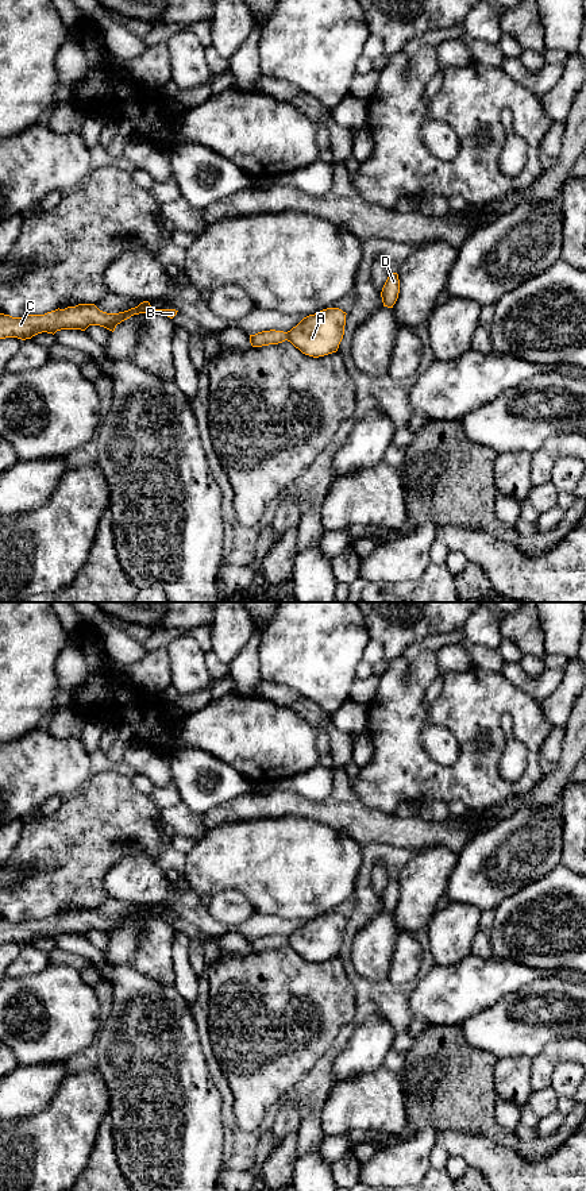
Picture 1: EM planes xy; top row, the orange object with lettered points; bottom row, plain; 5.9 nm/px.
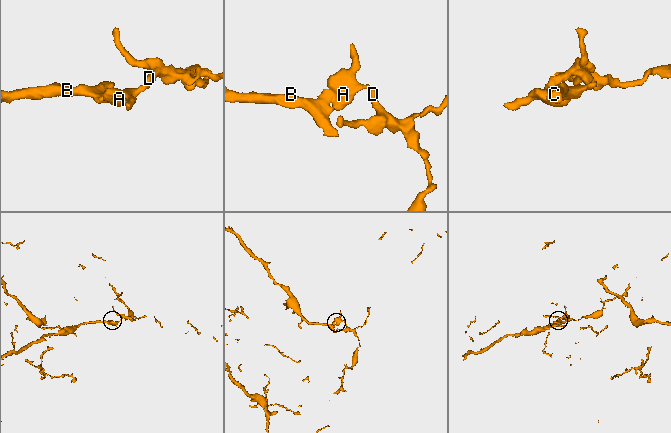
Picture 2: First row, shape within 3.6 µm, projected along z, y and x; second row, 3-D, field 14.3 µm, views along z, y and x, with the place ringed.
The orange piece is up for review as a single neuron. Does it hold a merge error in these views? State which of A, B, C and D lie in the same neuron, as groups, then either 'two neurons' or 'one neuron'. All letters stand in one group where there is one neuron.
groups A D / B C; two neurons

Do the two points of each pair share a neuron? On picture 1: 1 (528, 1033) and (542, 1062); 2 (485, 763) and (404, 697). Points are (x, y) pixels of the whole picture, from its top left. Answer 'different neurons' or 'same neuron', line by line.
1: different neurons
2: same neuron

